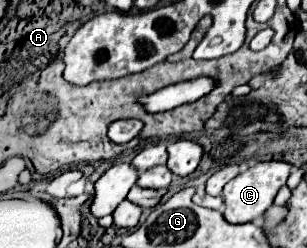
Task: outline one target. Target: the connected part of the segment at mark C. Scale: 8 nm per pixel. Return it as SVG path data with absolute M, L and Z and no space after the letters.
M263 161L263 163L255 163L251 169L237 175L233 181L229 181L225 189L221 191L221 197L225 201L225 211L223 211L225 221L231 225L243 225L243 223L253 223L259 217L263 217L265 211L273 205L277 191L285 185L289 171L291 171L289 163Z

